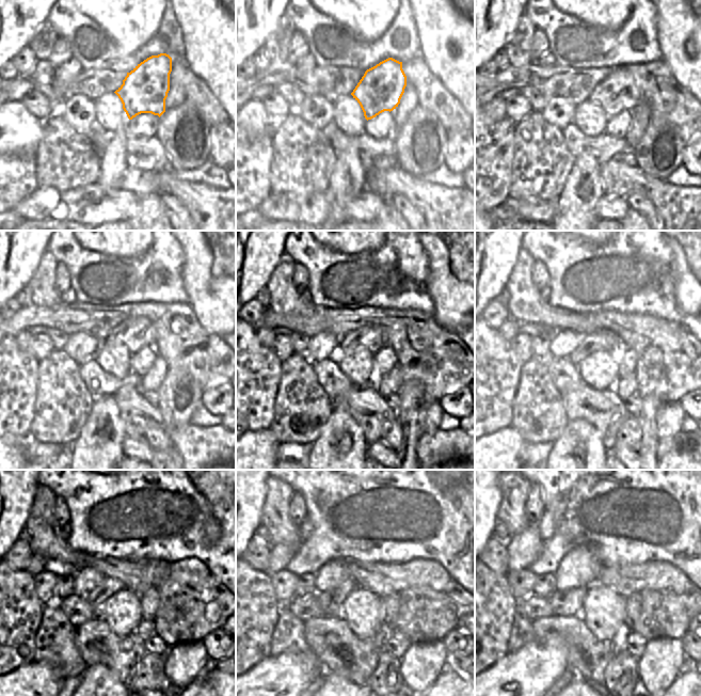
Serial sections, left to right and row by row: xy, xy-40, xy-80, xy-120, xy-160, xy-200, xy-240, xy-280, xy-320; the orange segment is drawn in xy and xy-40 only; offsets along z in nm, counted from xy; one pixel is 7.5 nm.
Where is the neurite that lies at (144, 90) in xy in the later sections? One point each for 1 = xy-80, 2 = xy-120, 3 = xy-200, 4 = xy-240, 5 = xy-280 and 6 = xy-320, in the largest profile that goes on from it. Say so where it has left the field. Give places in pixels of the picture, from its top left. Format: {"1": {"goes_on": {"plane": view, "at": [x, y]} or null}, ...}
{"1": {"goes_on": {"plane": "xy-80", "at": [617, 92]}}, "2": {"goes_on": {"plane": "xy-120", "at": [134, 333]}}, "3": {"goes_on": {"plane": "xy-200", "at": [604, 339]}}, "4": {"goes_on": {"plane": "xy-240", "at": [96, 598]}}, "5": {"goes_on": {"plane": "xy-280", "at": [331, 601]}}, "6": {"goes_on": {"plane": "xy-320", "at": [568, 603]}}}

